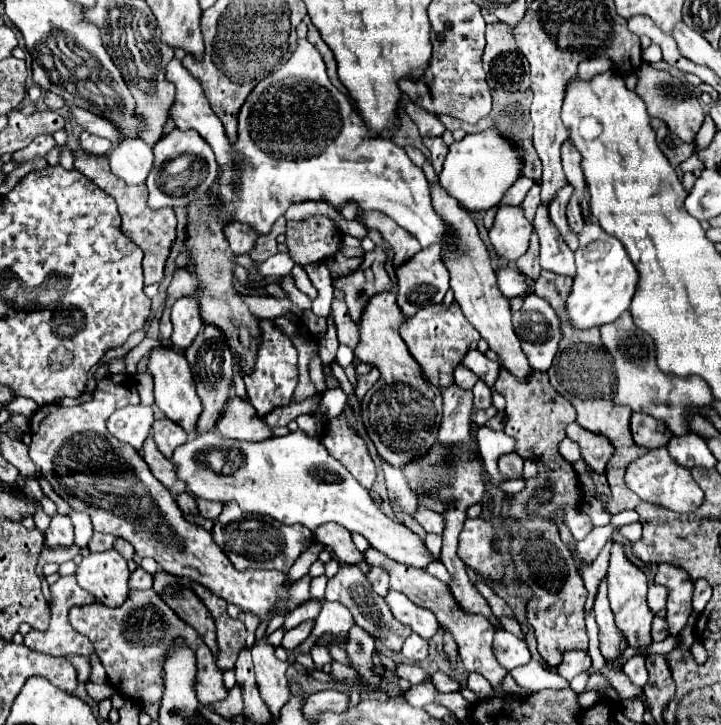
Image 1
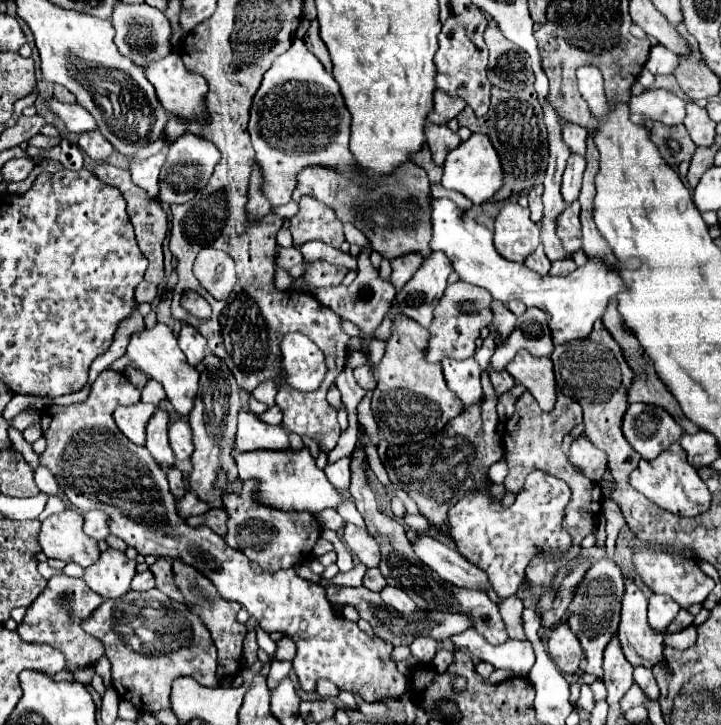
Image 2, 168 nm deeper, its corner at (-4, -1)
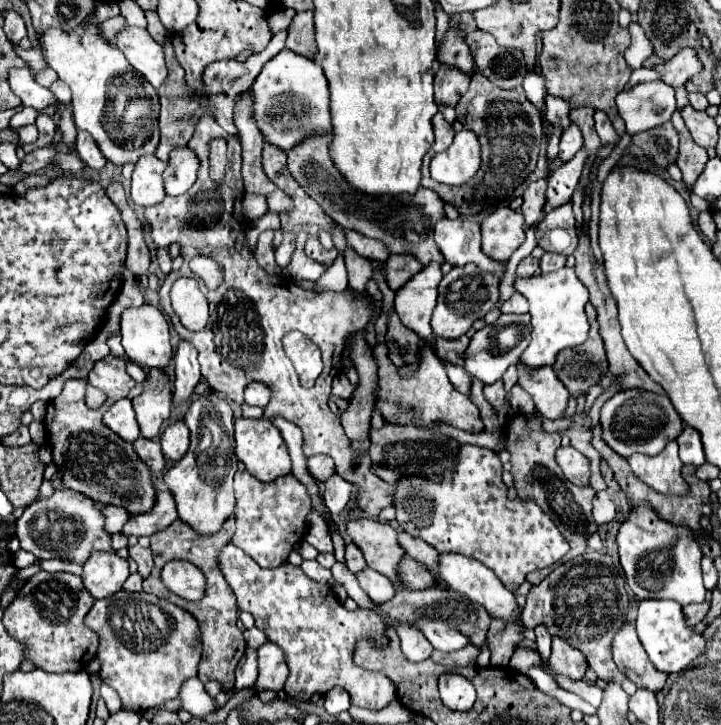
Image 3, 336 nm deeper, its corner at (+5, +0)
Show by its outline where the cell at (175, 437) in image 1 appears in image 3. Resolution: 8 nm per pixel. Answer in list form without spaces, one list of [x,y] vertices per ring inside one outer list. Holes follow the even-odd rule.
[[[174,422],[170,424],[162,438],[160,438],[160,444],[162,444],[162,454],[168,458],[168,460],[174,460],[178,462],[186,450],[188,450],[188,444],[190,444],[190,432],[188,432],[188,426],[184,422]]]

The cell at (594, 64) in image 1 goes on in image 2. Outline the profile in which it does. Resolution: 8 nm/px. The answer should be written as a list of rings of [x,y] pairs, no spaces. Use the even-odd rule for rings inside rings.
[[[579,67],[577,69],[577,81],[579,81],[579,91],[583,99],[589,103],[591,115],[599,121],[607,115],[607,97],[603,93],[603,75],[597,67]]]

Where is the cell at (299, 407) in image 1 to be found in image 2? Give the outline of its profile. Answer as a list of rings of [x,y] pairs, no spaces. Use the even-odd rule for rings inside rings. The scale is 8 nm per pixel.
[[[275,405],[275,407],[267,409],[265,413],[261,413],[259,419],[265,421],[265,423],[269,423],[269,425],[281,425],[281,421],[283,421],[283,411]]]

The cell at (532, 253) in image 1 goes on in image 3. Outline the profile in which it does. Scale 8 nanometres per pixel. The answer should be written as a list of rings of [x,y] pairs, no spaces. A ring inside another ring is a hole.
[[[532,256],[524,258],[524,260],[518,264],[518,272],[516,272],[518,278],[530,278],[530,276],[538,276],[538,274],[540,274],[540,264],[538,264],[538,260],[534,260]]]

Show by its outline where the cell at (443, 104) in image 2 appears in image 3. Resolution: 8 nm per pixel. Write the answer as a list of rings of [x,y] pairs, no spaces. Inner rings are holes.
[[[446,64],[438,66],[438,72],[434,76],[434,94],[436,102],[446,102],[450,106],[456,106],[460,96],[468,90],[470,76],[464,74],[458,68],[450,68]]]

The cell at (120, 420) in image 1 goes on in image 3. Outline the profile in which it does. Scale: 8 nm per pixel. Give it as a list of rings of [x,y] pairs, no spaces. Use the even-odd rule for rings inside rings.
[[[122,398],[114,406],[110,406],[102,422],[126,442],[134,442],[140,436],[140,428],[132,410],[132,402],[128,398]]]

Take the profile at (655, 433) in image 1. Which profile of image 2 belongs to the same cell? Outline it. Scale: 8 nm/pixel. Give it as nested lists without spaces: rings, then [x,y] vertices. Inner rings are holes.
[[[631,403],[625,417],[623,417],[623,435],[631,443],[631,447],[643,457],[643,459],[655,459],[663,449],[677,443],[683,435],[681,425],[665,411],[655,405],[643,405],[643,403]]]

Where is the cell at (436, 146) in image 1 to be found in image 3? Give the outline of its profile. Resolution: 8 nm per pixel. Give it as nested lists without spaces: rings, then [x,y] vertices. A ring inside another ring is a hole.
[[[438,112],[432,122],[434,122],[436,142],[434,142],[434,146],[432,146],[430,152],[432,152],[432,154],[438,154],[438,152],[444,152],[444,150],[452,144],[452,140],[454,140],[454,130],[452,130],[452,124],[448,124],[448,122],[444,120],[442,112]]]

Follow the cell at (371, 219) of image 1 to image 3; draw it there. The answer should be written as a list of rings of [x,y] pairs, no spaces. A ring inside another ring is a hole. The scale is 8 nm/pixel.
[[[392,254],[386,260],[386,282],[388,286],[396,292],[398,288],[402,288],[414,274],[418,274],[424,268],[424,264],[420,264],[414,256],[400,256],[400,254]]]

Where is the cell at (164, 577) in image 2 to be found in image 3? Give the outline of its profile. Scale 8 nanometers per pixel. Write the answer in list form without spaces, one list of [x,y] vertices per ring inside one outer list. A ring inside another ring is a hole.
[[[128,546],[130,558],[138,564],[138,572],[140,576],[148,576],[152,570],[152,552],[150,548],[142,548],[142,546]]]

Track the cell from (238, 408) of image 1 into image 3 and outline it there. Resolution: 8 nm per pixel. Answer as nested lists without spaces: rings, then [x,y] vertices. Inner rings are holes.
[[[238,418],[234,420],[234,426],[236,426],[236,456],[254,478],[258,478],[260,482],[274,482],[276,478],[288,476],[292,472],[292,462],[288,456],[286,442],[280,436],[278,428],[268,418],[260,420]]]

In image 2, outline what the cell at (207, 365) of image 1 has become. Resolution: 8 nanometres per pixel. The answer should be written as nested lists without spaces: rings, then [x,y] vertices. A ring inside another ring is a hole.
[[[207,353],[203,359],[203,373],[199,377],[199,393],[195,399],[195,407],[189,415],[189,425],[193,423],[193,443],[195,451],[191,455],[193,471],[189,475],[191,491],[207,501],[211,507],[223,507],[221,495],[215,487],[215,469],[227,469],[227,473],[235,473],[235,465],[231,465],[231,449],[235,447],[235,431],[237,431],[237,413],[241,409],[241,389],[235,383],[231,369],[219,359],[215,353]]]

